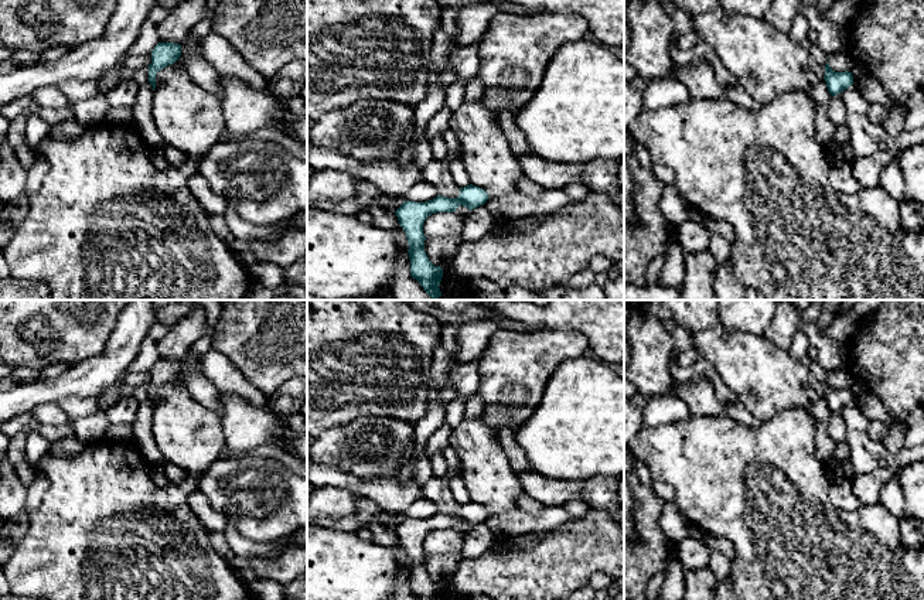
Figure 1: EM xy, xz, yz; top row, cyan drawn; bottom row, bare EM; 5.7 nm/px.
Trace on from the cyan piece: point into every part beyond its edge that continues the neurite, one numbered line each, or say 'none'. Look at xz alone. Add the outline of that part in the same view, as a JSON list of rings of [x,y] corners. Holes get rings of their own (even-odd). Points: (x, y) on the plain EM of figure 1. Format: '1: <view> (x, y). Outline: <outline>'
none

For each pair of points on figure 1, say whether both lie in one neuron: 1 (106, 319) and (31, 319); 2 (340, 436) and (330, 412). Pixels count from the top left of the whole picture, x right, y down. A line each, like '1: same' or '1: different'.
1: same
2: different

